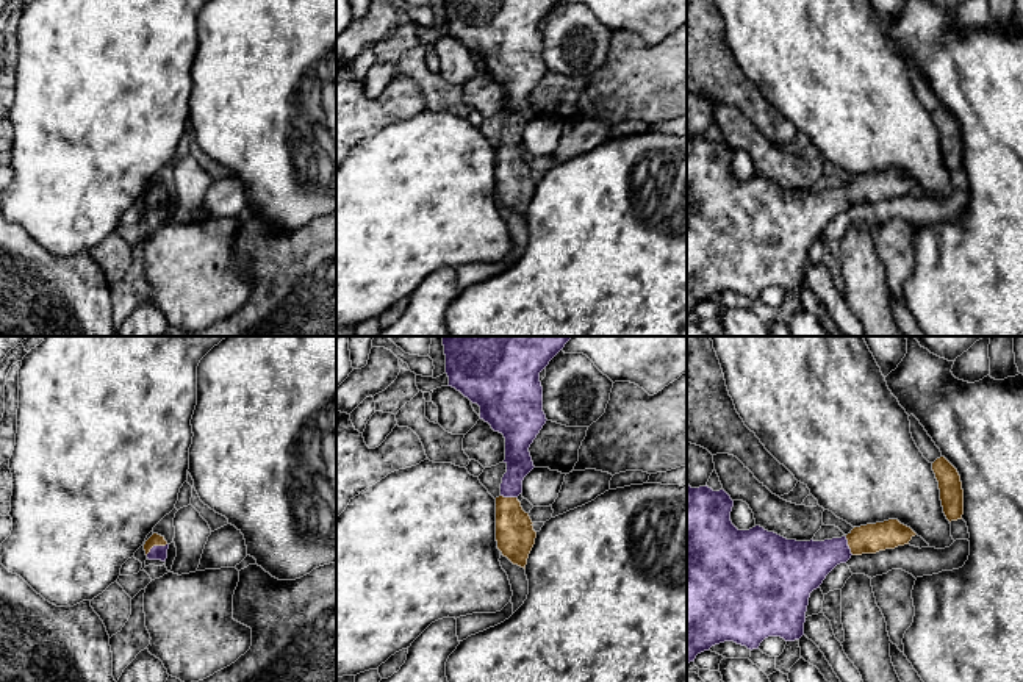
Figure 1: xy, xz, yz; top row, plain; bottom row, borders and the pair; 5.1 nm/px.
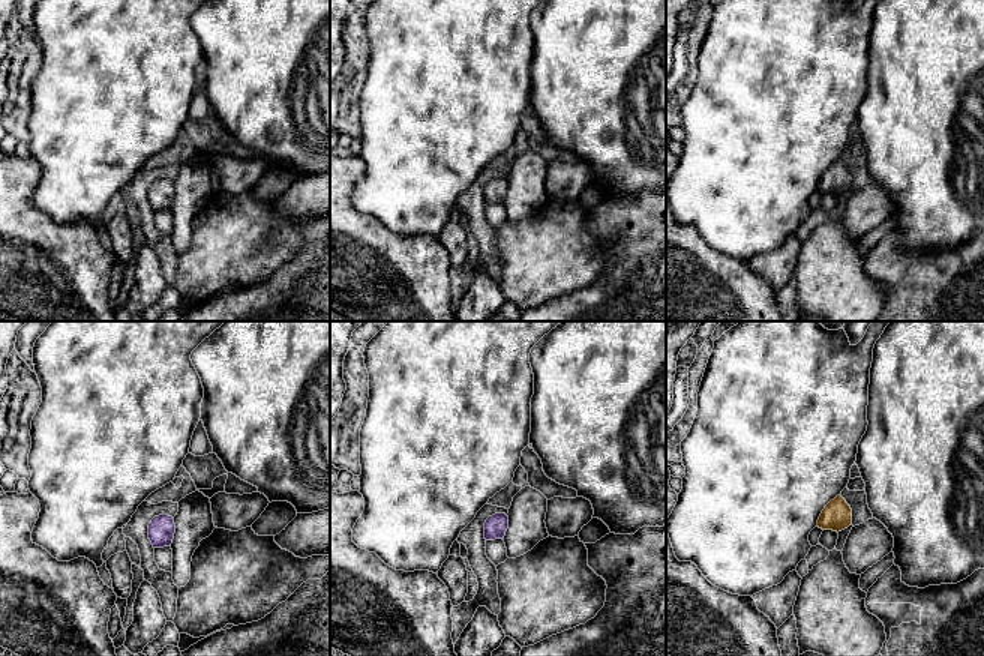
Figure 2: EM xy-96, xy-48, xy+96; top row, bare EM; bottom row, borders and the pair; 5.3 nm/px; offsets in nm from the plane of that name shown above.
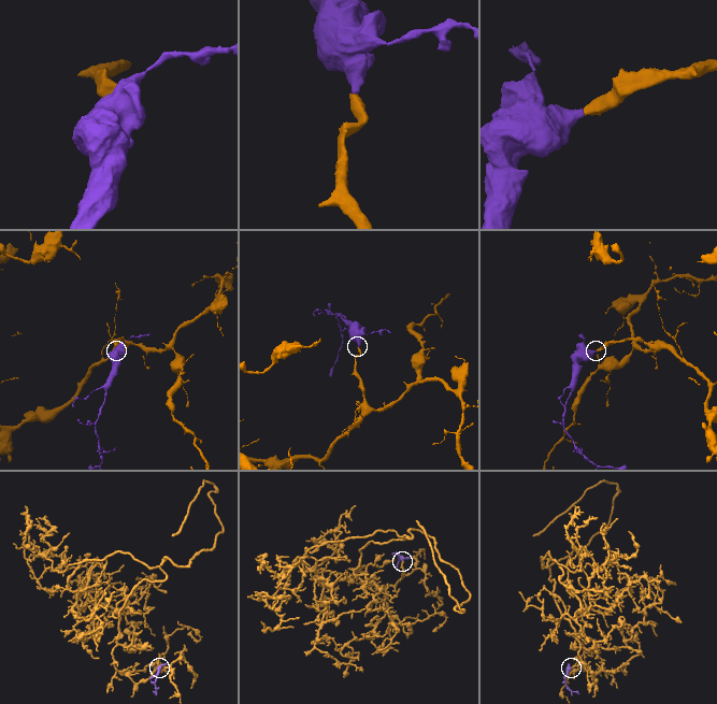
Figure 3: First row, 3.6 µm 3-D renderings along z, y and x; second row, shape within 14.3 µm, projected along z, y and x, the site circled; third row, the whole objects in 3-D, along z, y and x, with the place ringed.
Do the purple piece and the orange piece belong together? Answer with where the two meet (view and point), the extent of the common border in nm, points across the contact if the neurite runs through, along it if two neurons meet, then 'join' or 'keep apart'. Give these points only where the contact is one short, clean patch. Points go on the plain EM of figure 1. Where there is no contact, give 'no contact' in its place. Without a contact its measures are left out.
xy (155, 196) | 130 nm | across xy (157, 202), (155, 196), (155, 190) | join

